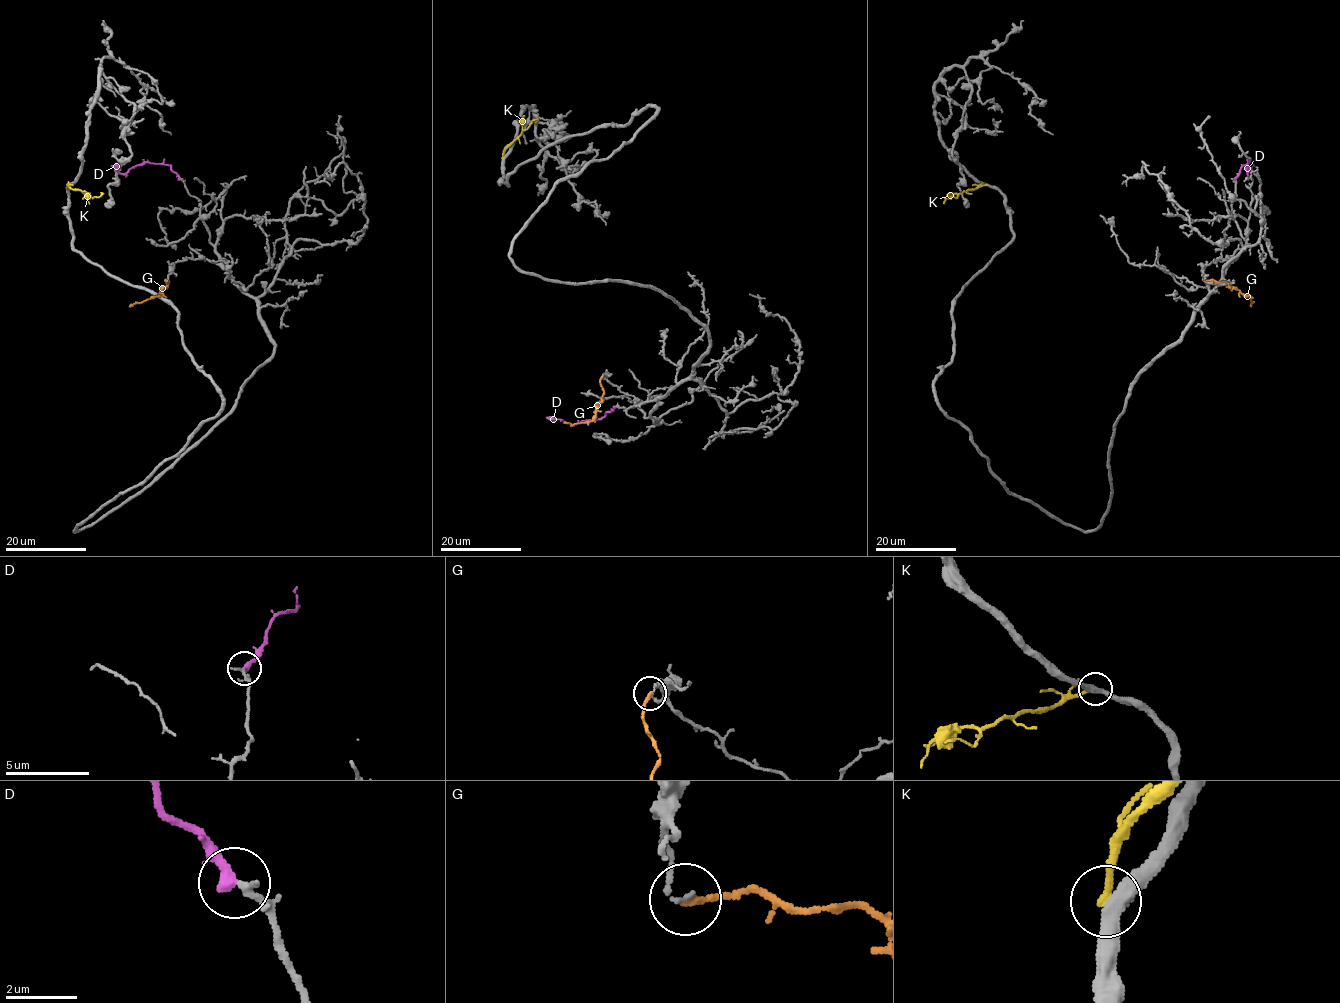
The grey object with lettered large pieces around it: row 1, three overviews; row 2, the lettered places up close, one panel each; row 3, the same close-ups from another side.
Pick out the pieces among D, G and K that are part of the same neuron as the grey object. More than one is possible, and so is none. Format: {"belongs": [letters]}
{"belongs": ["D"]}

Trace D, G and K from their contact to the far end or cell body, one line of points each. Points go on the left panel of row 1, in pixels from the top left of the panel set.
D: (180, 178), (171, 166), (165, 164), (145, 162), (125, 173), (119, 173), (111, 165)
G: (167, 281), (156, 297), (129, 306)
K: (67, 184), (93, 198), (101, 195), (101, 192)

